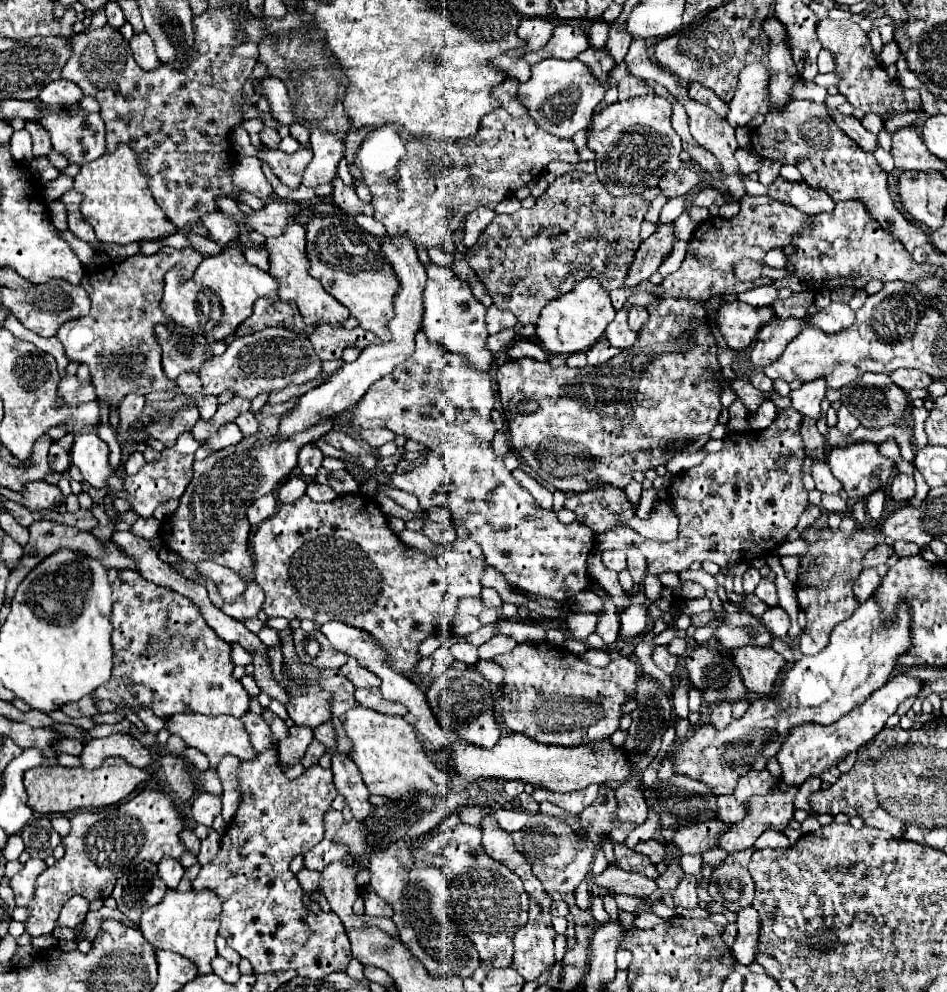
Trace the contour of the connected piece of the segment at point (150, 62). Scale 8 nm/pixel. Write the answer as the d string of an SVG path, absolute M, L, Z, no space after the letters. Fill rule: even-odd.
M146 32L134 34L130 38L130 48L134 52L134 58L136 58L138 66L142 66L144 70L154 70L160 64L158 56L154 52L154 42Z

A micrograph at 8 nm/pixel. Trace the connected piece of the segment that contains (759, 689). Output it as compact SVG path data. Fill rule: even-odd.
M770 646L732 648L730 658L736 670L740 672L744 686L760 696L772 692L778 672L784 666L784 658L778 652L774 652Z

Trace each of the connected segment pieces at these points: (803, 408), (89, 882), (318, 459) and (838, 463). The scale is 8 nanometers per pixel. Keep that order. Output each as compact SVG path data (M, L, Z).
M816 380L816 382L802 384L800 390L790 390L788 398L790 398L792 408L796 412L800 412L802 416L818 418L820 416L820 402L822 402L824 394L826 394L826 384L822 380Z
M144 788L134 800L124 804L114 804L96 812L78 812L70 824L72 830L62 840L66 846L64 858L36 880L34 898L28 902L30 916L24 922L24 930L32 938L52 934L62 906L74 894L84 896L90 902L96 898L108 898L116 884L116 872L122 872L122 868L134 858L160 862L164 856L180 858L186 850L180 840L180 832L184 830L182 816L166 794L150 788Z
M306 444L298 452L298 468L306 478L314 478L316 470L322 466L322 458L324 454L320 452L320 448L316 448L314 444Z
M870 442L832 448L828 452L828 464L832 474L842 482L848 496L860 500L880 490L896 472L894 462L884 458L878 452L878 446Z

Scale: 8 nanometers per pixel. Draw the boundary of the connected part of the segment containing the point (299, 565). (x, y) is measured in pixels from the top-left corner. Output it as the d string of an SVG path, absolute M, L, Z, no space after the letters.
M360 492L344 494L332 502L314 502L306 494L294 504L280 504L276 514L258 524L252 538L254 574L252 580L264 590L264 612L268 616L312 620L318 626L340 620L370 632L378 646L390 654L390 664L398 672L410 674L420 660L418 646L428 636L448 636L458 610L458 600L478 596L482 590L482 550L470 540L438 544L438 554L430 556L418 548L406 546L388 526L374 496L368 502Z

